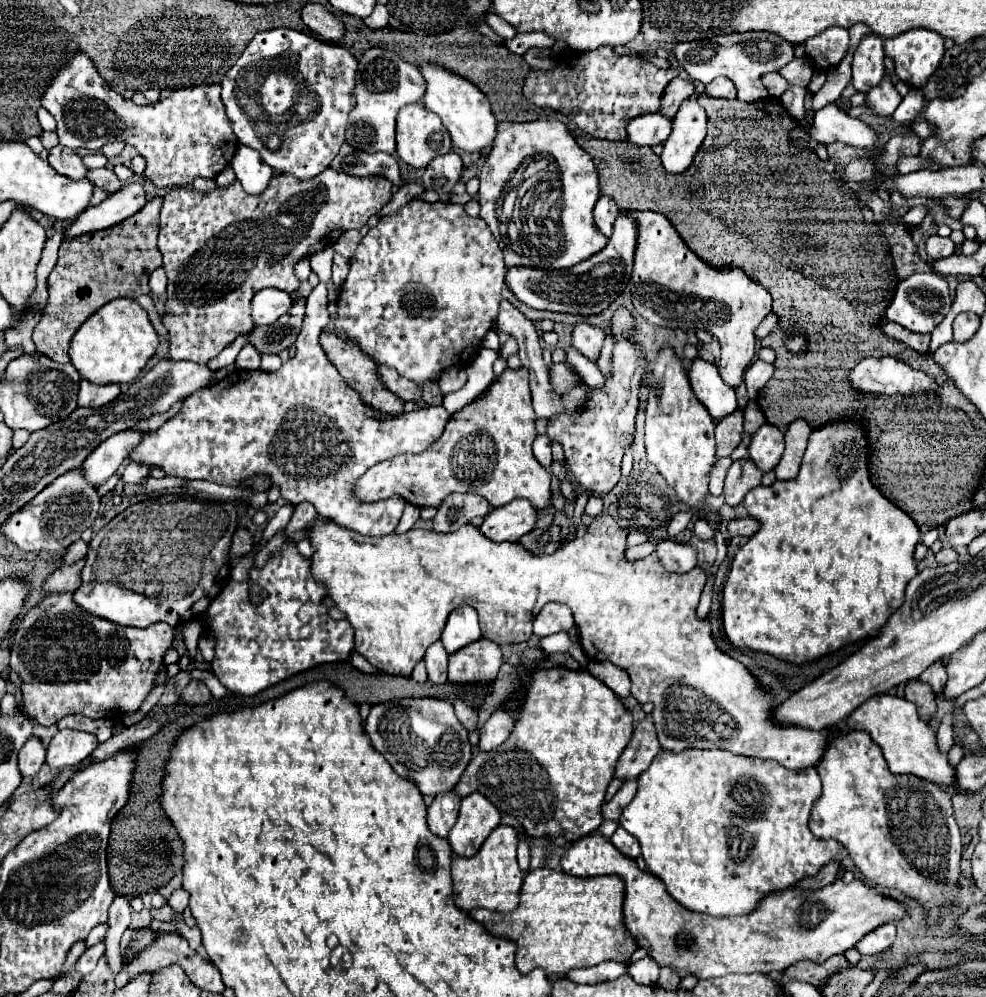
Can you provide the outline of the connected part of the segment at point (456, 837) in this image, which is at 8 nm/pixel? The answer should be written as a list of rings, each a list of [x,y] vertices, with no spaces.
[[[479,792],[465,796],[459,818],[447,836],[451,850],[463,858],[475,856],[491,830],[499,826],[499,818],[499,810]]]

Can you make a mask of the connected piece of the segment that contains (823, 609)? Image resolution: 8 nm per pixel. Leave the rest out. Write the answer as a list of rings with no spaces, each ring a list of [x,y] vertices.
[[[835,422],[831,426],[813,430],[807,452],[803,456],[801,472],[795,480],[787,480],[787,482],[777,480],[773,486],[757,486],[757,488],[749,490],[749,494],[745,496],[743,504],[749,514],[753,514],[755,518],[761,520],[761,530],[755,536],[751,536],[749,542],[743,548],[739,548],[739,552],[735,554],[731,572],[727,576],[727,584],[723,588],[723,628],[733,646],[767,652],[767,654],[781,658],[785,662],[791,662],[791,664],[807,664],[807,662],[815,662],[827,654],[833,654],[833,652],[841,650],[843,646],[857,644],[867,638],[875,638],[881,632],[881,628],[885,626],[885,622],[889,620],[889,616],[903,604],[905,586],[909,584],[909,580],[913,580],[917,576],[917,564],[913,560],[913,552],[921,538],[921,532],[919,532],[917,524],[909,516],[905,516],[903,510],[899,510],[893,502],[889,502],[871,484],[869,472],[867,472],[869,448],[865,448],[865,442],[867,442],[865,430],[859,422]]]

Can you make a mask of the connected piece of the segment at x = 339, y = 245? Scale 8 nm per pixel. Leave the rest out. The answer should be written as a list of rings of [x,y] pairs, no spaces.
[[[361,226],[359,230],[343,232],[343,234],[339,236],[339,240],[333,244],[333,248],[335,248],[335,250],[339,250],[339,254],[343,252],[343,256],[351,258],[351,256],[353,256],[353,252],[355,252],[355,248],[357,248],[357,244],[361,242],[361,238],[363,238],[367,232],[369,232],[369,226]]]

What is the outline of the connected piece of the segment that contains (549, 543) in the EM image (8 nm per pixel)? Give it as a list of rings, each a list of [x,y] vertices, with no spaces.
[[[551,524],[549,528],[535,528],[519,540],[533,554],[553,554],[561,546],[561,528]]]

